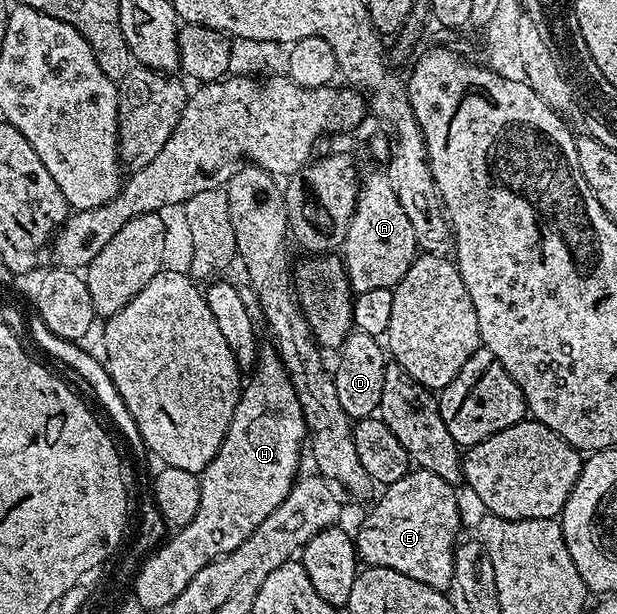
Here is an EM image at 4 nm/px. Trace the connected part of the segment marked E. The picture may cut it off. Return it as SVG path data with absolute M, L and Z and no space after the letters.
M413 469L399 481L388 484L384 491L385 496L370 509L361 528L355 531L358 560L371 567L395 569L407 577L415 577L415 581L423 581L423 585L434 587L436 591L445 591L453 582L454 548L459 543L457 530L461 527L461 511L457 508L454 484L443 481L443 477L430 471Z

